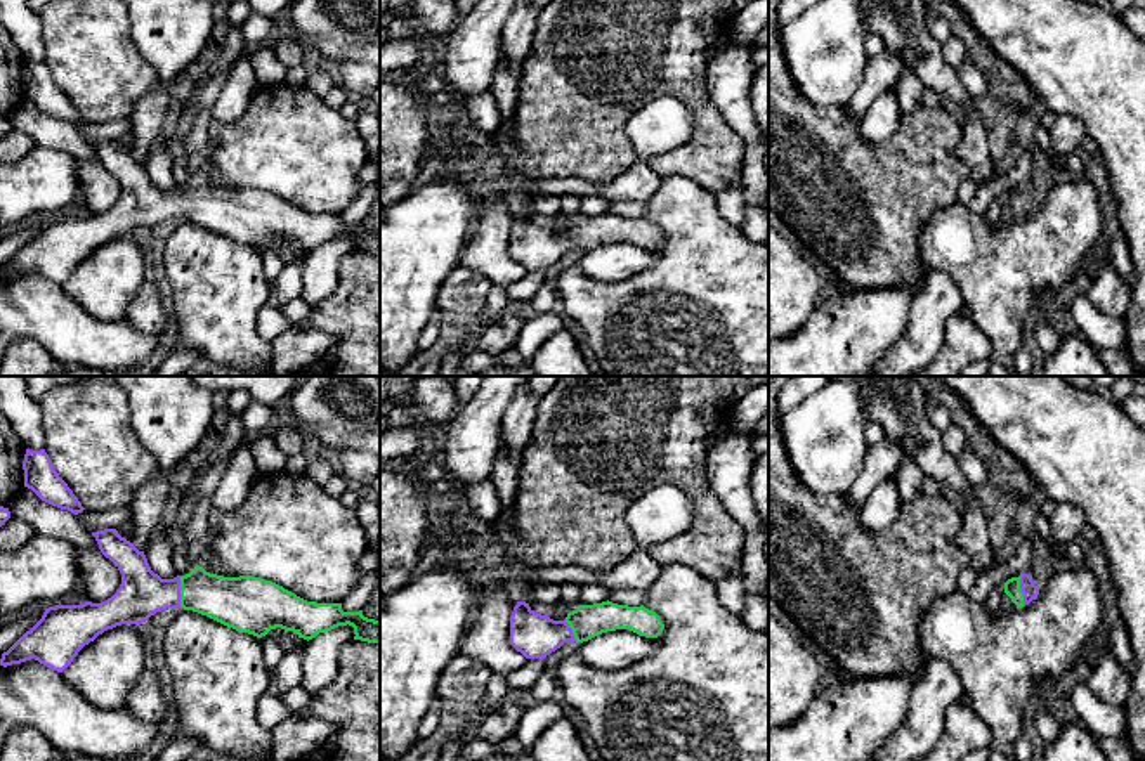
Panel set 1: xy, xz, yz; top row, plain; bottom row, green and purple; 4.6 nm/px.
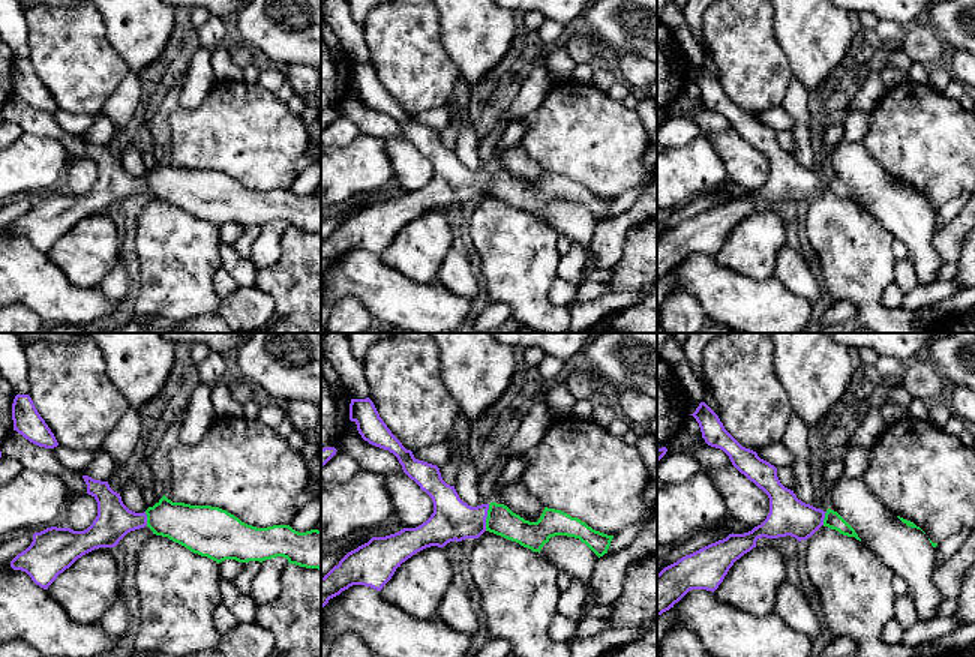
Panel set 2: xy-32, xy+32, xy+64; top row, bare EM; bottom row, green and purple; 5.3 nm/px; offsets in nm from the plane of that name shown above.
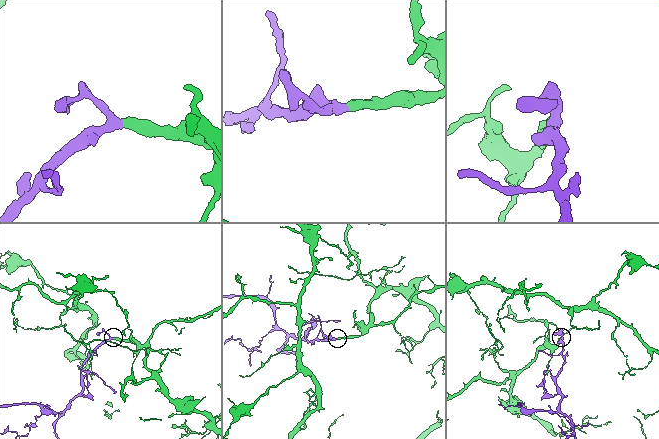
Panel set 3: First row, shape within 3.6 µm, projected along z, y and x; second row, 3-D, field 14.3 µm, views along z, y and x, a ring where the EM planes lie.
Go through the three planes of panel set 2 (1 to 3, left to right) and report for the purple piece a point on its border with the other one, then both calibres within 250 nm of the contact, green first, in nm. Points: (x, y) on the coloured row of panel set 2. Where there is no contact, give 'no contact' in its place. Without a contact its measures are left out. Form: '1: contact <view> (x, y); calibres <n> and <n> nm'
1: contact xy-32 (147, 518); calibres 220 and 190 nm
2: contact xy+32 (486, 518); calibres 160 and 220 nm
3: contact xy+64 (825, 518); calibres 90 and 200 nm

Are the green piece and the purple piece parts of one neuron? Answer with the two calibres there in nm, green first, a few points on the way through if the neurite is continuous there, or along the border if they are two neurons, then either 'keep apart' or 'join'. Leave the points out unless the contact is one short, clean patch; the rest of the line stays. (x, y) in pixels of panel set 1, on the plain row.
220/220 nm | across xy (233, 214), (202, 203), (181, 203), (143, 205) | join

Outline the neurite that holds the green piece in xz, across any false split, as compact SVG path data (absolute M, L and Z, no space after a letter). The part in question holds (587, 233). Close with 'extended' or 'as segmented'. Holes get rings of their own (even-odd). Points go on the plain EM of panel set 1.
M607 211L579 217L564 232L553 232L534 224L529 215L517 213L510 227L510 257L526 270L545 270L567 253L583 255L616 241L658 250L664 236L656 224L644 217L628 218Z; extended

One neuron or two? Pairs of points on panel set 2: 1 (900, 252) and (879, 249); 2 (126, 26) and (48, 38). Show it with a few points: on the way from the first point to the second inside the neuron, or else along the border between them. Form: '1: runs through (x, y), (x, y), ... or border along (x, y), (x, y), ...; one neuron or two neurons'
1: border along (894, 240), (893, 257), (896, 261); two neurons
2: border along (101, 15), (105, 24), (107, 41), (123, 59); two neurons

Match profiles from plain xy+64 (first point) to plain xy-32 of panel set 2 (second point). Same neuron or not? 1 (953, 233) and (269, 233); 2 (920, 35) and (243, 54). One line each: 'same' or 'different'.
1: same
2: same

